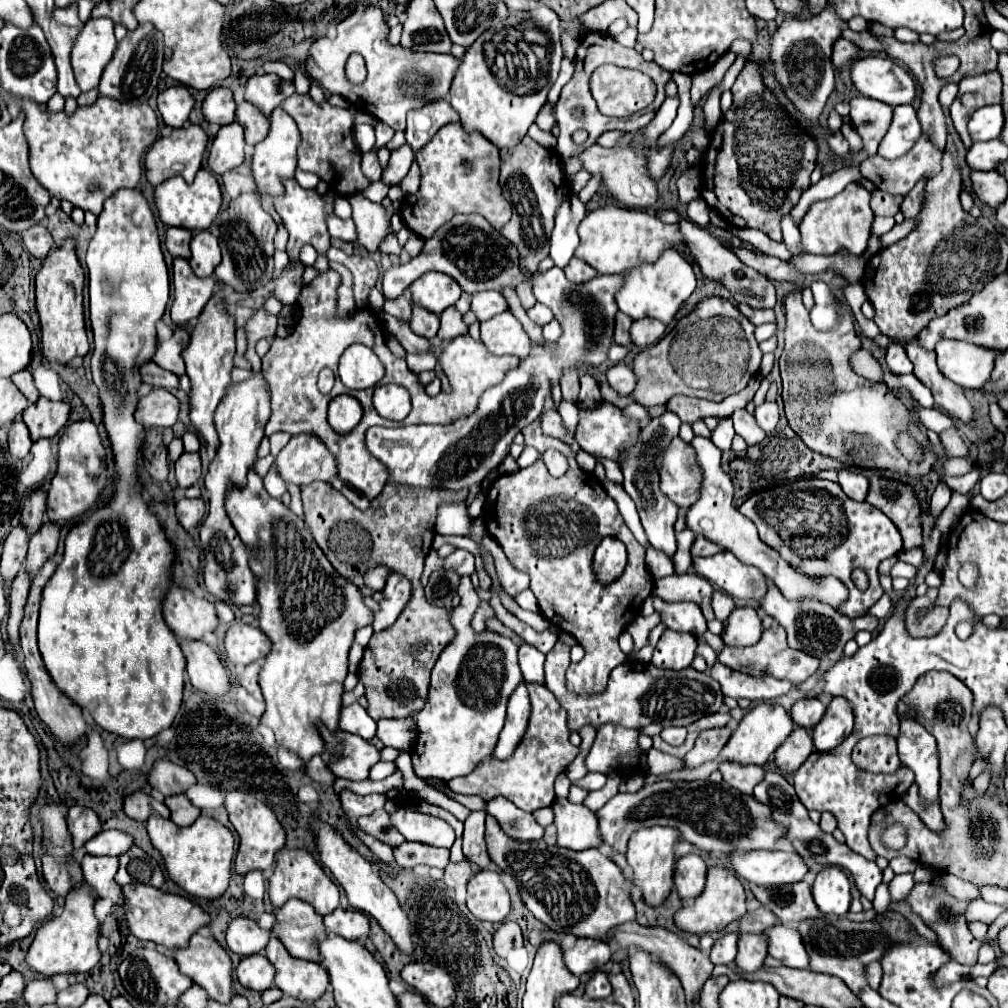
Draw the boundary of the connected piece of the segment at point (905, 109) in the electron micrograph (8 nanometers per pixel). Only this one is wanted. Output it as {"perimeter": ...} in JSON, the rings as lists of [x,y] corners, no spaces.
{"perimeter":[[[901,105],[893,113],[893,123],[879,145],[879,155],[885,159],[899,159],[911,151],[921,137],[921,125],[911,105]]]}

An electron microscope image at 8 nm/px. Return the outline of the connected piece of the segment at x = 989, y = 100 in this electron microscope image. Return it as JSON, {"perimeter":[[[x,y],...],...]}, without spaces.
{"perimeter":[[[985,71],[979,75],[963,77],[959,83],[957,99],[951,105],[951,119],[961,135],[965,147],[971,147],[971,137],[967,131],[967,123],[975,109],[1001,103],[1001,79],[999,71]]]}

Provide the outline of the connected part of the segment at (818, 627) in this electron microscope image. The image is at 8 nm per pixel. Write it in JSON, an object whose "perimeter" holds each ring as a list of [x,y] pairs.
{"perimeter":[[[769,581],[769,591],[767,591],[765,599],[761,599],[761,607],[785,627],[787,643],[791,649],[805,651],[805,653],[809,653],[821,661],[825,661],[825,659],[839,661],[843,657],[845,643],[849,639],[853,639],[857,631],[875,631],[875,627],[877,627],[877,619],[873,619],[869,615],[849,619],[847,615],[841,615],[839,611],[835,611],[833,607],[829,607],[825,603],[817,603],[811,599],[803,599],[801,603],[787,601],[771,581]]]}

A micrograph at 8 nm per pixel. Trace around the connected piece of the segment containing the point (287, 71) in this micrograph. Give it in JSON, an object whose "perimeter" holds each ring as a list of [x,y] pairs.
{"perimeter":[[[265,61],[261,67],[265,73],[275,73],[281,79],[293,79],[293,69],[283,61]]]}

